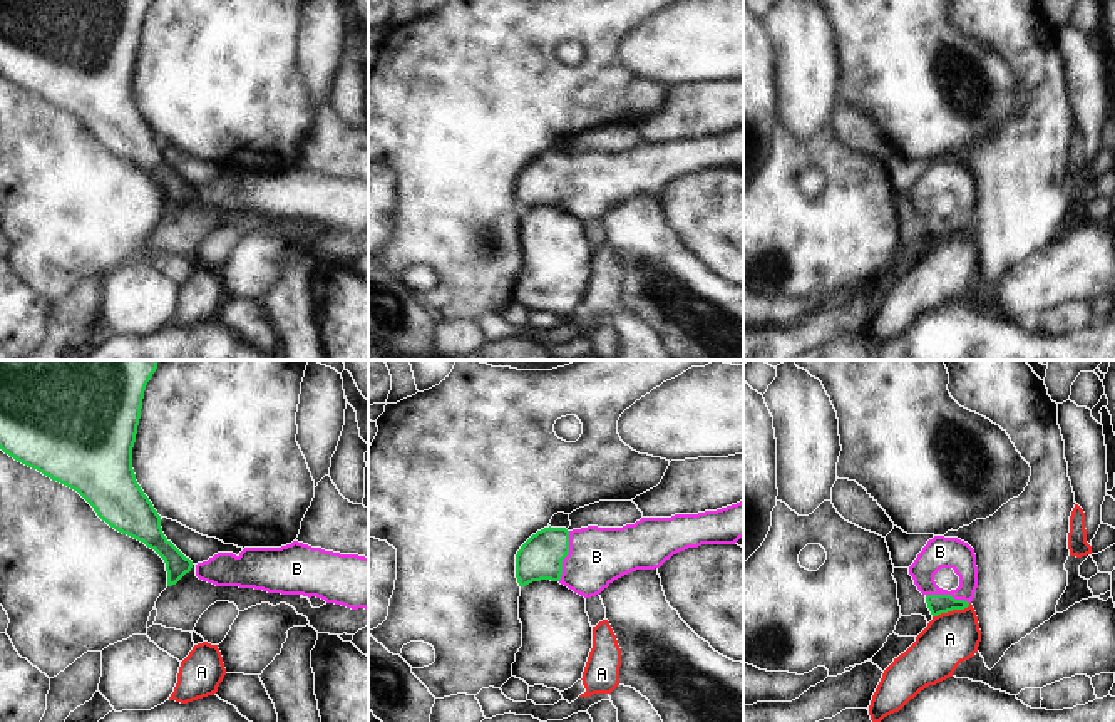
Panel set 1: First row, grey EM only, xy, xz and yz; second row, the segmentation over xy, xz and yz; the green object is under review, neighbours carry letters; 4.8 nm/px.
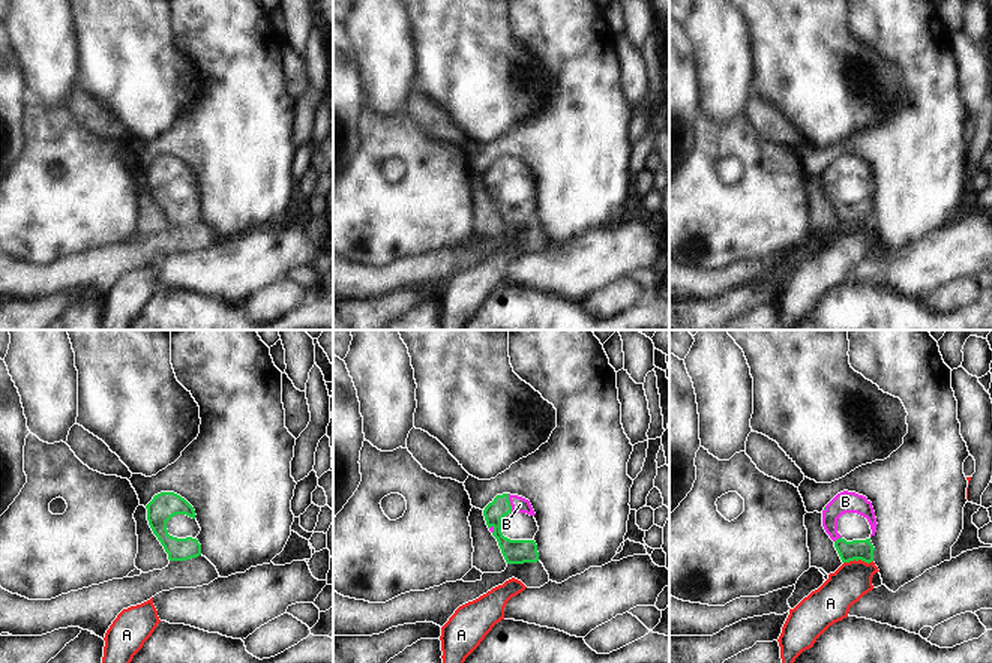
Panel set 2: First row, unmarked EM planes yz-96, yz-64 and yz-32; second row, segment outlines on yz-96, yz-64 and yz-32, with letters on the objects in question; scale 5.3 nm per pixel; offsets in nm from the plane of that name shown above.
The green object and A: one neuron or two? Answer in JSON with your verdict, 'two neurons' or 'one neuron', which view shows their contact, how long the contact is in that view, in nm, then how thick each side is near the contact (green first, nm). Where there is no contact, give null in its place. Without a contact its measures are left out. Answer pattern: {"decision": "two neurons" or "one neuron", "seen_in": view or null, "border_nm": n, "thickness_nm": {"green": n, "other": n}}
{"decision": "two neurons", "seen_in": "yz", "border_nm": 200, "thickness_nm": {"green": 100, "other": 260}}

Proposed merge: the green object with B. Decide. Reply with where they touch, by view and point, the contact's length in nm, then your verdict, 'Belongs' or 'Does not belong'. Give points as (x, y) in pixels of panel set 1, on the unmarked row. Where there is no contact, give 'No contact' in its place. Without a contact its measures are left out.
Touches green at xz (566, 180). Shared border 240 nm. Belongs.

